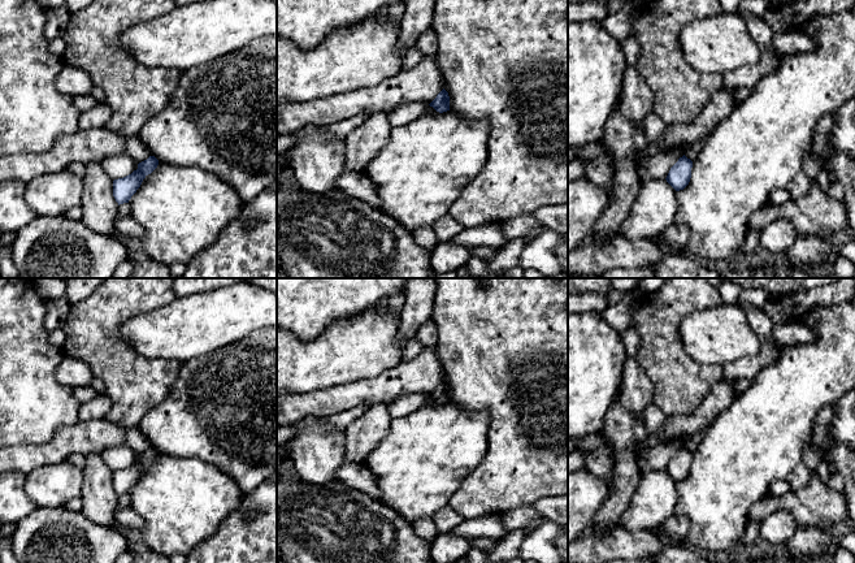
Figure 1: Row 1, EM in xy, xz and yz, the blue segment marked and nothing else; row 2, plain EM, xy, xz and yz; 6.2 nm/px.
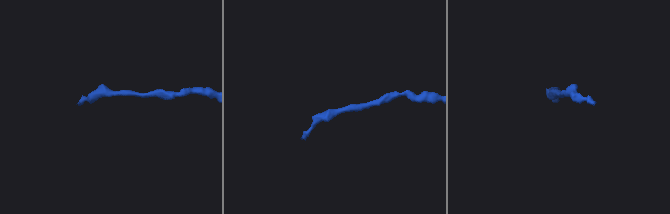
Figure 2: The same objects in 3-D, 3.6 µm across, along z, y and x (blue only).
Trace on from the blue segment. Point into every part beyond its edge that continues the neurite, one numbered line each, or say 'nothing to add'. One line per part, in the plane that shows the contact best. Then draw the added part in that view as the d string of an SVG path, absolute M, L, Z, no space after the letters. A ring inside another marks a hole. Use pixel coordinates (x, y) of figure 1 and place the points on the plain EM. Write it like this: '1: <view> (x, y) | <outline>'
nothing to add

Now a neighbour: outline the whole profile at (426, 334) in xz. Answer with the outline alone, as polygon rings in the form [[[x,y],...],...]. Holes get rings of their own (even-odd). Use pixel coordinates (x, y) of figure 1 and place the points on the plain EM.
[[[433,319],[424,322],[416,334],[416,341],[425,348],[435,348],[438,345],[438,326]]]

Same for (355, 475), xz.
[[[344,460],[338,468],[335,478],[350,488],[366,493],[376,501],[382,502],[381,490],[376,484],[372,471],[361,463]]]

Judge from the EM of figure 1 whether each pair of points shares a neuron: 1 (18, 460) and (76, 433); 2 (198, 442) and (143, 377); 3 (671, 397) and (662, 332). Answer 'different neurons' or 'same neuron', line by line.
1: same neuron
2: different neurons
3: same neuron

